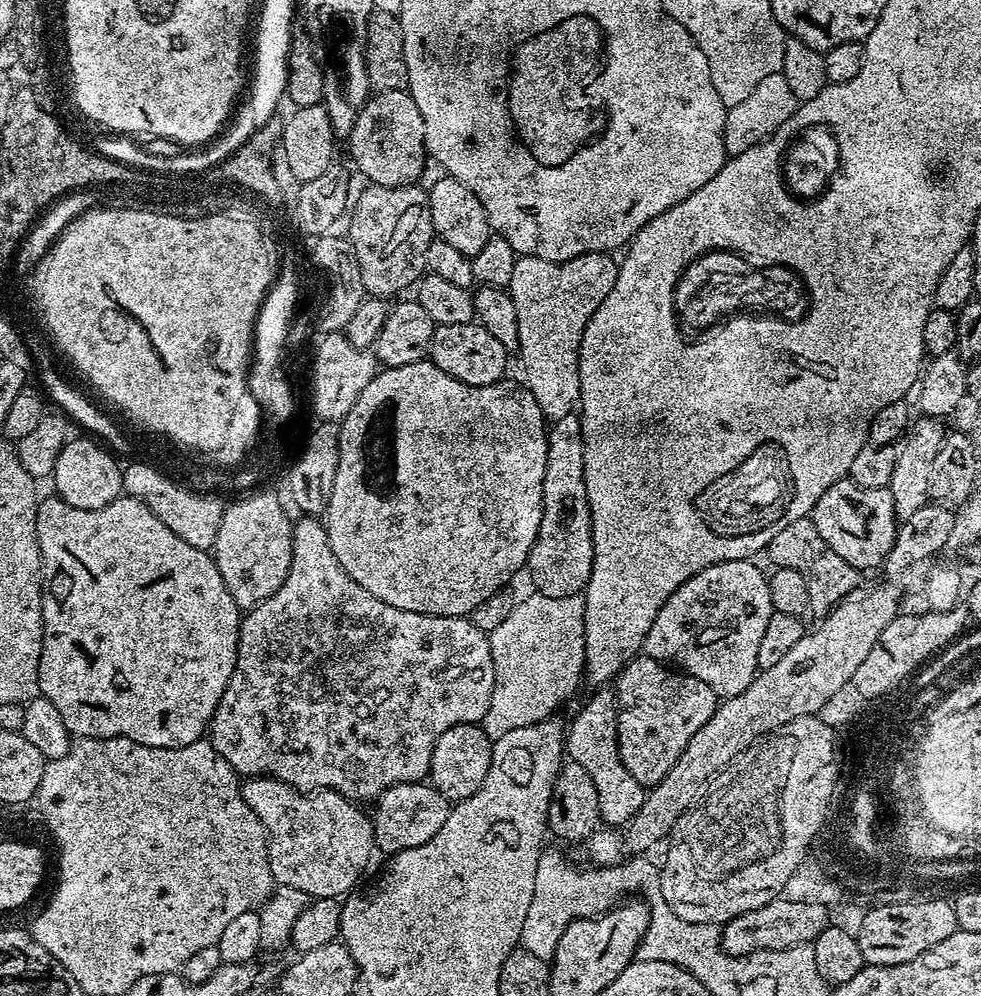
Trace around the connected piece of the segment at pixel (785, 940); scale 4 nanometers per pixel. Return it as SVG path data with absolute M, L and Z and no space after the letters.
M777 898L758 910L738 914L733 920L728 921L720 928L720 949L731 956L748 956L752 952L761 950L773 952L783 948L792 948L795 944L811 944L812 941L818 938L818 934L822 934L824 928L829 927L828 914L830 912L827 907L818 904L807 904L800 898L794 898L794 900L784 899Z

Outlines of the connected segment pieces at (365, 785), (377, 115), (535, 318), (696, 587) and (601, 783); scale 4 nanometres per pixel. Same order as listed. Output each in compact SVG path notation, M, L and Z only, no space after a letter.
M312 514L299 518L301 520L292 525L292 557L285 581L268 598L243 613L234 674L230 674L226 690L222 690L222 698L214 710L206 736L214 750L230 762L237 777L269 776L271 780L281 780L305 794L323 790L337 792L353 802L372 802L390 786L421 783L430 770L434 742L438 742L450 726L483 721L494 694L494 662L490 654L489 633L478 630L471 619L463 616L431 616L414 610L398 610L398 606L390 606L390 602L374 598L374 594L370 594L366 586L354 582L354 578L346 574L342 562L338 562L336 551L330 546L325 521Z
M390 90L389 92L376 92L369 95L354 122L354 130L346 137L346 144L352 151L352 160L356 163L357 170L365 176L365 181L368 184L377 184L378 186L416 184L424 169L426 149L424 147L422 114L418 114L418 106L414 102L411 92Z
M591 252L566 262L550 262L533 256L520 256L514 262L514 275L508 283L508 293L514 298L514 310L518 313L518 359L524 363L523 383L534 394L534 402L542 410L545 421L566 418L577 411L580 403L580 343L594 310L606 302L606 294L616 288L620 273L609 253Z
M749 559L715 564L694 574L694 578L670 594L662 610L658 610L658 618L654 618L650 630L644 636L642 652L643 655L675 666L679 671L706 682L706 686L710 686L718 698L742 694L742 690L746 690L746 686L750 686L756 677L758 645L772 614L768 580L758 572L757 567L751 565Z
M604 686L596 692L576 712L576 717L566 728L566 756L571 763L582 766L590 778L594 778L594 790L598 790L598 810L600 819L608 826L622 826L642 806L646 789L622 766L618 754L616 737L616 693Z

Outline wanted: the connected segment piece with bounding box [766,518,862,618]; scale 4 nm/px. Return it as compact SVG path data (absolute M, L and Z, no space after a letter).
M805 518L798 522L790 522L790 526L779 533L766 545L770 557L777 563L778 568L793 568L806 578L806 590L810 590L810 606L808 612L823 618L843 600L849 599L857 591L860 584L861 569L850 566L839 554L834 554L830 546L818 534L818 526L814 526L811 518Z

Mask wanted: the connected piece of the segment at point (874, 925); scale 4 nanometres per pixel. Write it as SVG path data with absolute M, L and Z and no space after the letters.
M947 900L934 902L909 902L902 906L878 906L863 913L860 929L854 935L858 942L858 950L862 950L865 965L898 966L902 962L910 962L910 958L918 958L918 954L930 950L930 946L938 946L950 934L958 931L954 910Z

